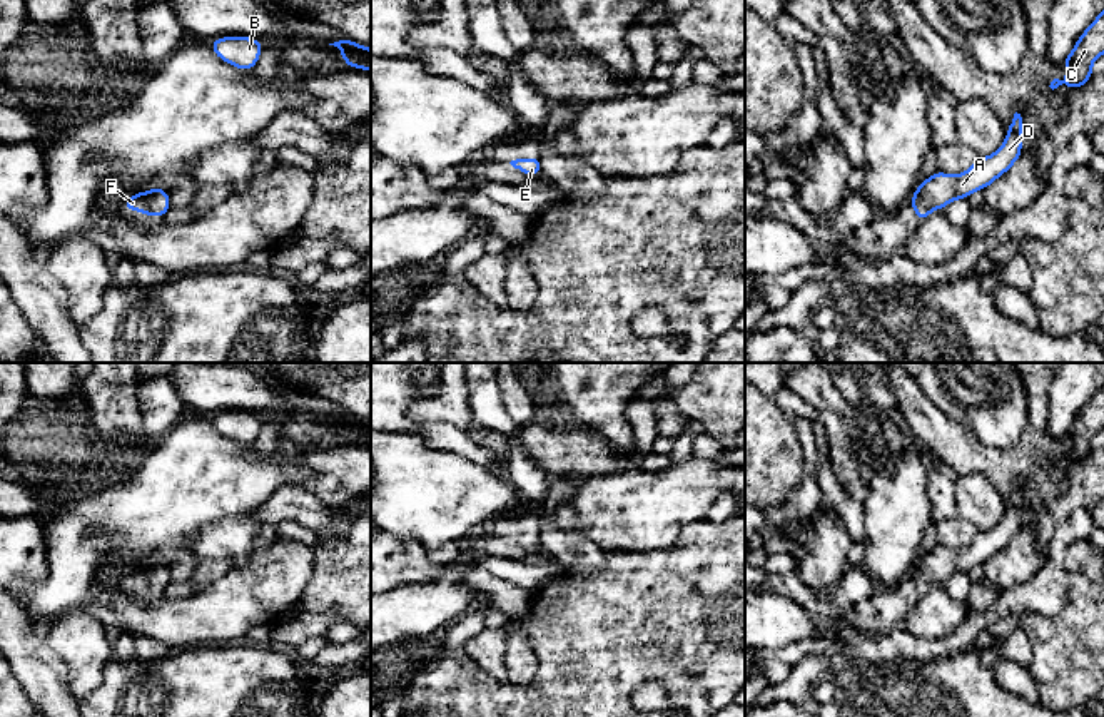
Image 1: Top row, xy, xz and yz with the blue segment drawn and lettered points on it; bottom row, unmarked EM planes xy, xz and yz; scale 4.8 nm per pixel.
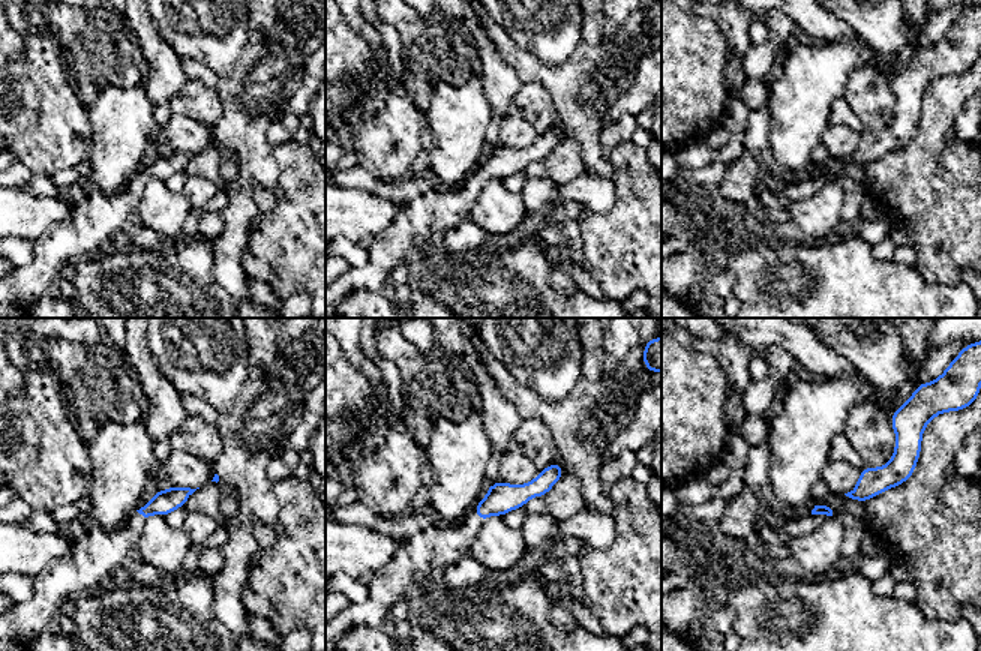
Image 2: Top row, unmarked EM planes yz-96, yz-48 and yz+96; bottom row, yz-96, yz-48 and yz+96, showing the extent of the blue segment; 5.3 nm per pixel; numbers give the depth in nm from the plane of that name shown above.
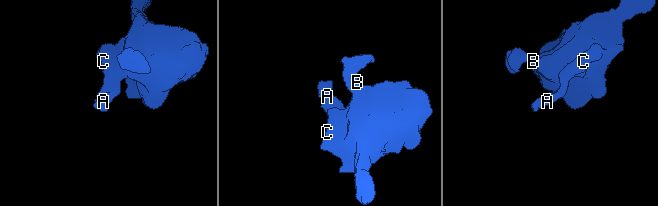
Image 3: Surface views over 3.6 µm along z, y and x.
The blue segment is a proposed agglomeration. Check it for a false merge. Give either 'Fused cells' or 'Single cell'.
Single cell

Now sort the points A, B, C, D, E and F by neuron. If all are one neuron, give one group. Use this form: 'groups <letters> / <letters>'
groups A B C D E F

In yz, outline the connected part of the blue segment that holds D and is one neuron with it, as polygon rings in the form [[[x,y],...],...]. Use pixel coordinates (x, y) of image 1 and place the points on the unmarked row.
[[[1014,488],[1007,501],[1004,518],[989,531],[977,531],[967,547],[952,550],[937,545],[922,555],[910,572],[912,583],[922,597],[935,583],[944,583],[955,573],[967,573],[975,565],[984,565],[995,553],[1005,548],[1022,530],[1022,491]]]

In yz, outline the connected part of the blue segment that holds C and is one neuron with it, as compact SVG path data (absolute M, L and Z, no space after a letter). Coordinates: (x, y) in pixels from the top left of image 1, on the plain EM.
M1104 384L1082 406L1072 426L1062 435L1067 441L1064 455L1054 453L1051 463L1066 458L1071 465L1082 461L1092 451L1092 436L1104 428Z

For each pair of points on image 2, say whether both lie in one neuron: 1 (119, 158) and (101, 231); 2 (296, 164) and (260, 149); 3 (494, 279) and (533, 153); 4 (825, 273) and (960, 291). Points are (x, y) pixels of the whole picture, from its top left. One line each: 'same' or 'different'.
1: different
2: different
3: different
4: same

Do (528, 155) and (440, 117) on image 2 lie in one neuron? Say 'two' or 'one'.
two

